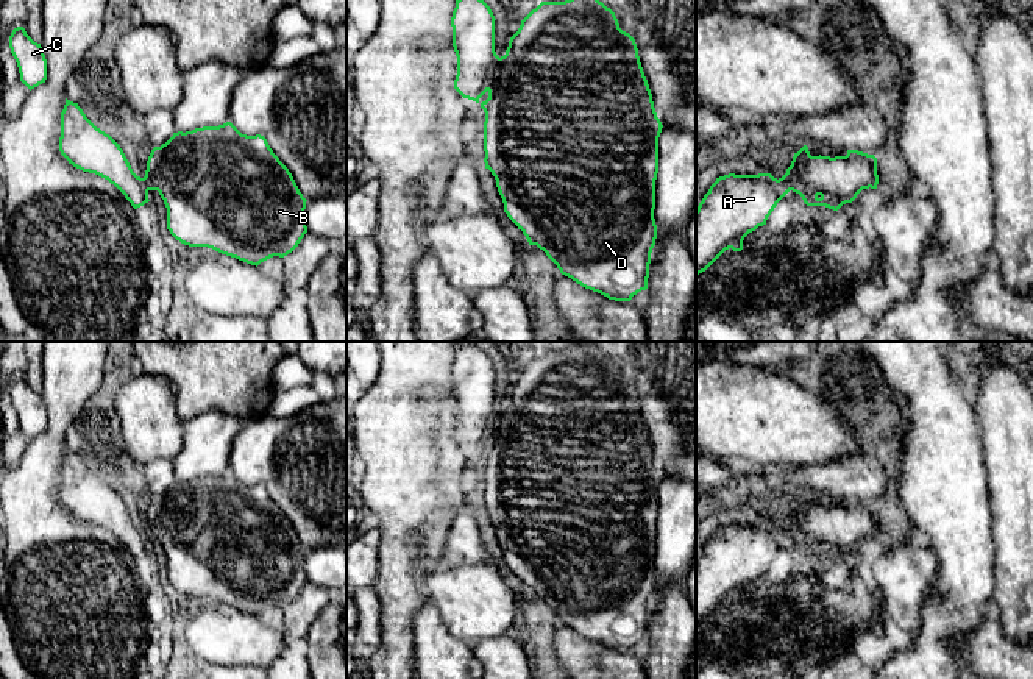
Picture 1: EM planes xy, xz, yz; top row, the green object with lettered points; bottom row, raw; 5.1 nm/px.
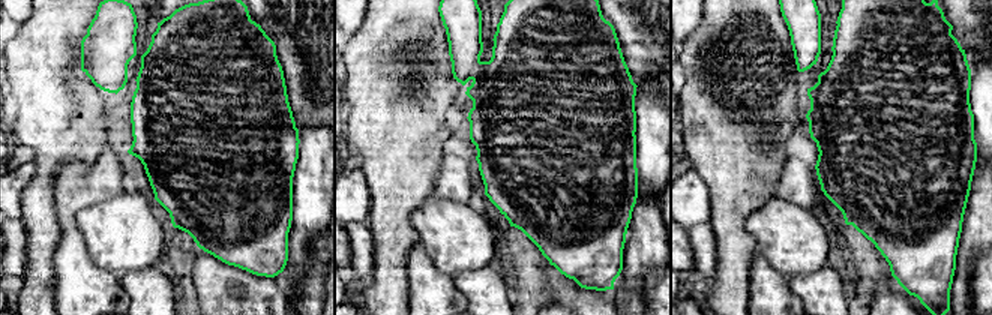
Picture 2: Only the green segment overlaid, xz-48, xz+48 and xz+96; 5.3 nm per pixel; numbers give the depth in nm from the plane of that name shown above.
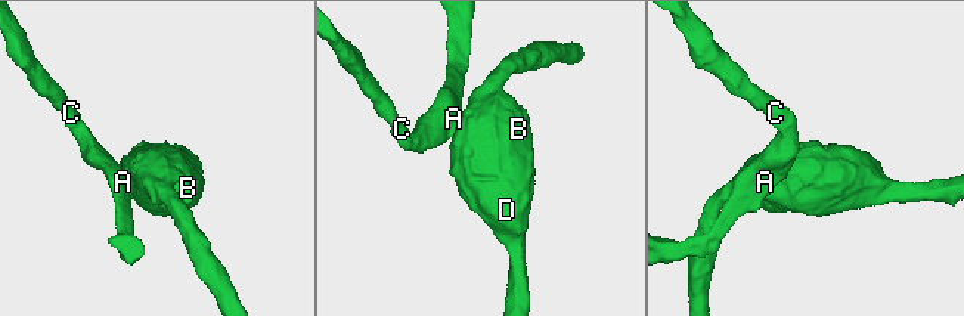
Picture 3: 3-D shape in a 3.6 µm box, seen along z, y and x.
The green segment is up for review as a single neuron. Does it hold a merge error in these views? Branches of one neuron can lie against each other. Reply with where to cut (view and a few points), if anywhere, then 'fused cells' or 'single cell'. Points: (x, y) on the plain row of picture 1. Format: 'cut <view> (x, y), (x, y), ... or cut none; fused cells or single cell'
cut xz (500, 408), (487, 439); fused cells

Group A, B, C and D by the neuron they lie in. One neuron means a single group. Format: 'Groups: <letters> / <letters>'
Groups: A C / B D

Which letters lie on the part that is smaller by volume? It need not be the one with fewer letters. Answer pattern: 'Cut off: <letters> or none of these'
Cut off: A, C

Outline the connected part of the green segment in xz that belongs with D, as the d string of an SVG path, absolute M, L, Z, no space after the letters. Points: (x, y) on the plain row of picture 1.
M582 342L565 351L541 351L523 370L510 387L506 404L493 421L488 448L481 453L485 462L484 501L485 518L496 529L498 542L507 567L523 581L529 595L537 595L557 615L562 624L577 634L598 642L609 649L630 651L634 645L648 638L651 603L657 588L655 529L658 523L658 487L662 471L657 467L652 443L644 426L635 389L619 378L615 362L590 342Z

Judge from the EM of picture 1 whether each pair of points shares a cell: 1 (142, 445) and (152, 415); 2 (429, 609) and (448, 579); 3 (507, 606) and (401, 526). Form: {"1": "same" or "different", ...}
{"1": "same", "2": "different", "3": "different"}

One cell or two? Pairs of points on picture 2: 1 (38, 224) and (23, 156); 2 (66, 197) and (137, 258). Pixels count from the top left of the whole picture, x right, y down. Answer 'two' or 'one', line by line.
1: two
2: two

